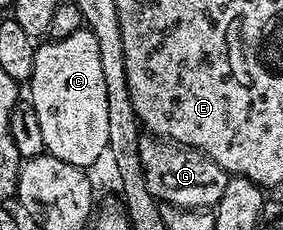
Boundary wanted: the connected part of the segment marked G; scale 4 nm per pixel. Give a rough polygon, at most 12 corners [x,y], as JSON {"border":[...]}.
{"border":[[140,139],[146,188],[160,202],[215,207],[229,175],[200,150]]}

